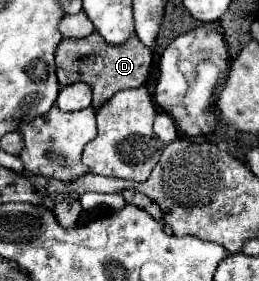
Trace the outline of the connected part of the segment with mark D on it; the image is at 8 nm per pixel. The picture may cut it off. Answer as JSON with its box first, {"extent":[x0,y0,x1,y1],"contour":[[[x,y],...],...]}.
{"extent":[76,33,152,107],"contour":[[[92,33],[84,39],[76,39],[76,69],[82,73],[82,81],[88,83],[94,91],[94,107],[100,107],[118,91],[140,87],[150,73],[150,65],[152,49],[138,47],[138,37],[132,37],[130,41],[126,41],[126,45],[110,45],[102,41],[98,33]]]}

